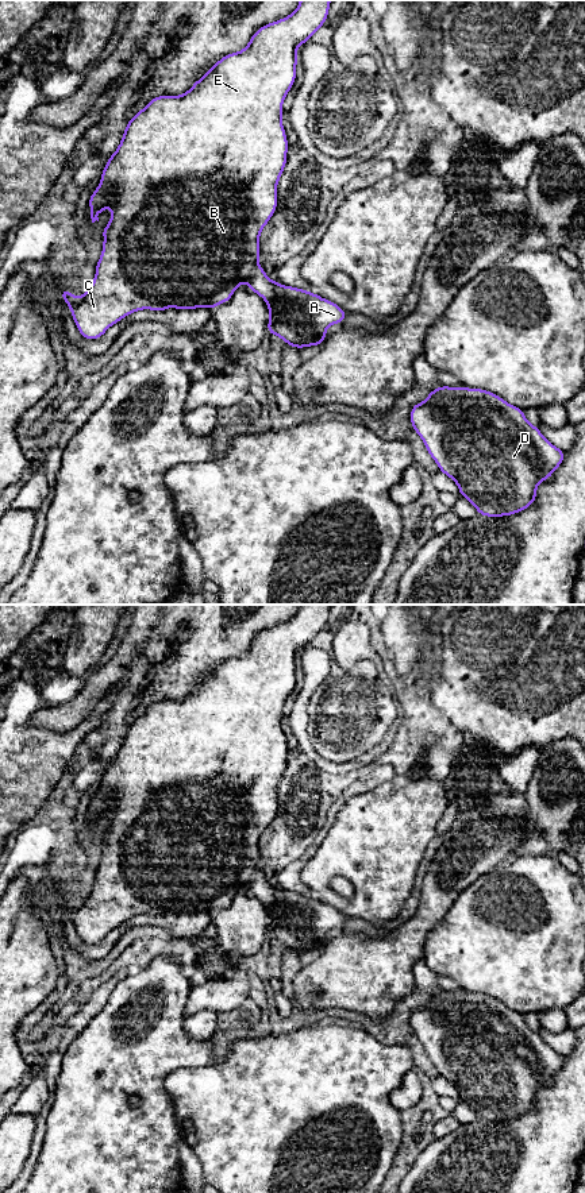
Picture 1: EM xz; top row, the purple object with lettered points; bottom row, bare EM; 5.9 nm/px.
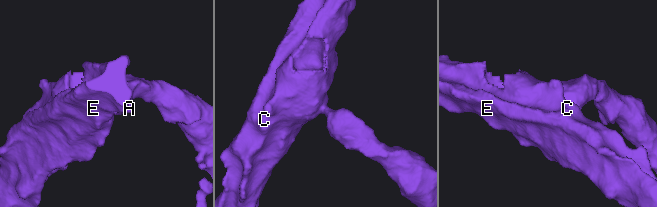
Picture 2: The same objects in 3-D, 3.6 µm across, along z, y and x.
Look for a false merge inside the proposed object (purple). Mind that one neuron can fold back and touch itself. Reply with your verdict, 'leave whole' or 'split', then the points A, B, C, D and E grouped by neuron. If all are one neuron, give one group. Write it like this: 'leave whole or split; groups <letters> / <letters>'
leave whole; groups A B C D E

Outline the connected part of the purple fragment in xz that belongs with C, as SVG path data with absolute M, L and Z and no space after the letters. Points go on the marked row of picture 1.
M300 0L295 12L281 20L262 26L254 32L249 45L242 51L231 53L219 59L208 69L205 76L193 84L188 92L181 96L158 96L150 100L143 109L141 109L131 120L128 120L122 142L104 166L101 181L88 201L91 206L92 223L96 220L99 221L99 212L103 212L108 206L112 208L111 220L108 225L101 229L104 235L104 243L101 256L96 265L95 279L91 285L91 289L82 296L74 297L68 289L63 289L59 293L65 304L70 306L72 317L77 325L77 329L85 339L96 340L101 337L111 325L142 309L151 309L155 312L162 312L166 308L213 309L218 305L227 302L232 297L236 287L243 282L249 283L249 290L257 293L266 301L270 314L268 332L281 337L286 344L295 348L312 347L316 344L322 345L326 340L327 328L332 324L343 323L346 312L335 302L324 300L312 292L284 286L272 281L258 263L261 252L259 233L277 209L277 184L286 165L286 152L289 144L281 117L284 99L296 81L296 50L326 23L330 11L330 3L331 0Z

